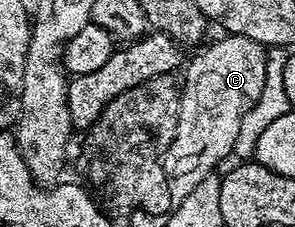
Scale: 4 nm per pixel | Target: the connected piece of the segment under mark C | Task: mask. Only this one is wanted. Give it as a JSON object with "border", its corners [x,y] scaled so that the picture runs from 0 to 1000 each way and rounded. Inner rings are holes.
{"border":[[[763,150],[756,167],[678,216],[695,225],[668,220],[651,282],[620,300],[603,568],[549,687],[563,833],[576,833],[590,903],[631,885],[732,731],[797,670],[820,515],[888,427],[902,374],[908,225],[895,194],[817,154]]]}

